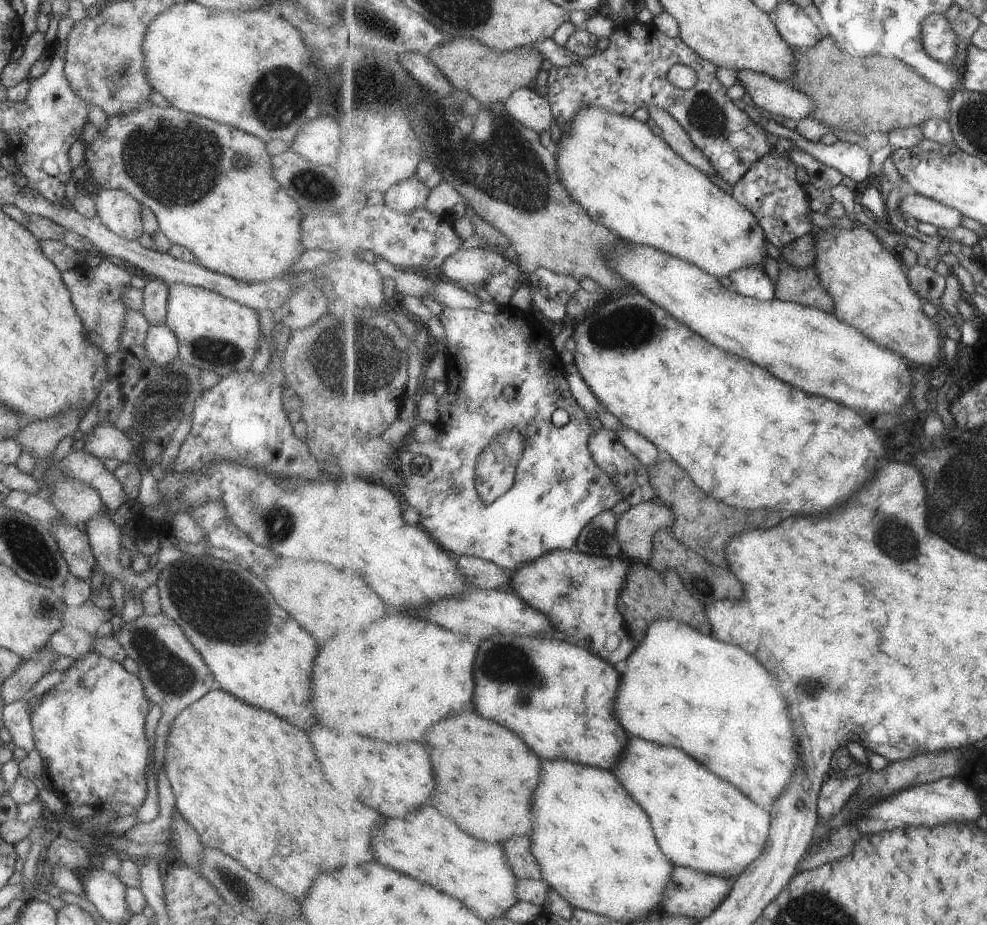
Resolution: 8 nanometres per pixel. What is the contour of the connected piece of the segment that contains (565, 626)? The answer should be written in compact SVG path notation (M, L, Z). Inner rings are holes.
M576 548L556 549L512 570L515 573L510 586L534 608L545 612L560 632L576 636L576 642L615 665L628 660L638 647L619 607L631 562L626 556L601 557Z

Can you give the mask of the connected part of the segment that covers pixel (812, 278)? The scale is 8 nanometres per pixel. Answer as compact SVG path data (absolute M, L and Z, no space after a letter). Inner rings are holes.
M789 265L780 268L777 278L777 297L801 305L837 312L834 297L822 284L816 266L806 270L796 270Z

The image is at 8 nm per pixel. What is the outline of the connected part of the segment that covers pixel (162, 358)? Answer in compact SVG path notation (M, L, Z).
M166 323L149 325L145 336L145 351L149 359L158 366L174 363L179 357L176 335Z

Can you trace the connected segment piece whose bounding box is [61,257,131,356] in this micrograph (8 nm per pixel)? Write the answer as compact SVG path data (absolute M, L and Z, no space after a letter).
M104 257L97 267L83 264L69 271L62 271L61 279L71 292L72 302L87 332L87 339L106 356L118 352L128 310L121 299L121 290L130 287L131 277L128 271Z

